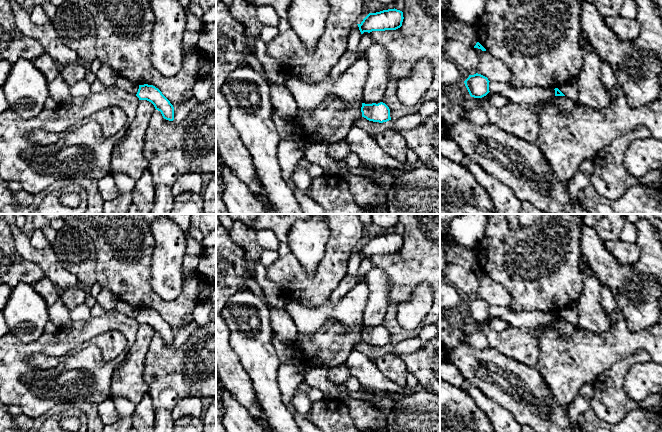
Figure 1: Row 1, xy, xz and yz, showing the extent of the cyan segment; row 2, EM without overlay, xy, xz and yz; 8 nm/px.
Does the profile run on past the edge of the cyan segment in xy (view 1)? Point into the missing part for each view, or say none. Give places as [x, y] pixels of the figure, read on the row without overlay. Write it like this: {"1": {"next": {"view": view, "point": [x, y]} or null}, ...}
{"1": {"next": null}}

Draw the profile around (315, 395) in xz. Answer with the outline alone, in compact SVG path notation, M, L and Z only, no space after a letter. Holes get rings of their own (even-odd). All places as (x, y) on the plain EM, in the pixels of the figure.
M310 387L308 396L312 403L318 402L325 398L322 391L314 387Z

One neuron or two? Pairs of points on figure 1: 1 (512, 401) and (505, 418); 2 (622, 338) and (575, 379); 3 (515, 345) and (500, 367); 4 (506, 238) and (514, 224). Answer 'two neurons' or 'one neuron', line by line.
1: two neurons
2: one neuron
3: two neurons
4: two neurons

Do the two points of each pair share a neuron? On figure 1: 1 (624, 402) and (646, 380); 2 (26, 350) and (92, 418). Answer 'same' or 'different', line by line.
1: different
2: different

